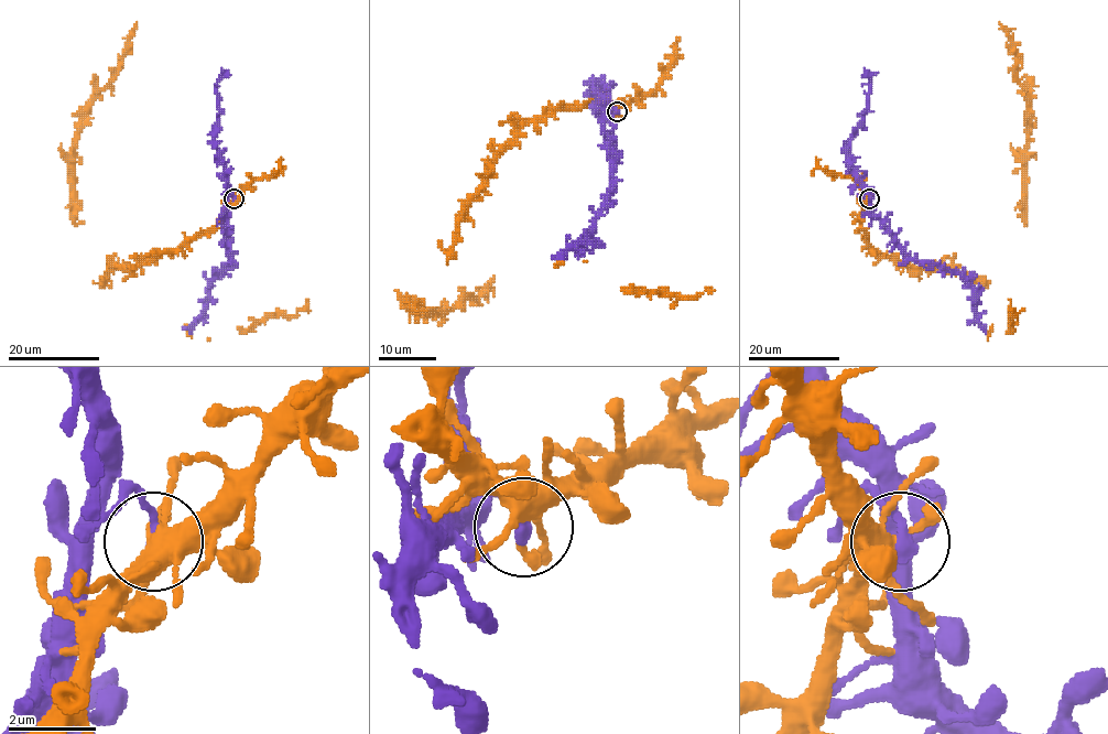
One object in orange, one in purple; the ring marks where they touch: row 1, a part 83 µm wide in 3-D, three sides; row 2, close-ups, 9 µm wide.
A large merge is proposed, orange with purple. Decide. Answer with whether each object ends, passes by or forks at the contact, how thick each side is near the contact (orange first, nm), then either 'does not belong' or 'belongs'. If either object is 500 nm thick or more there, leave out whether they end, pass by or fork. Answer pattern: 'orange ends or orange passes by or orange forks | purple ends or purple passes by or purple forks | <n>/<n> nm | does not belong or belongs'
orange forks | purple ends | 360/320 nm | belongs

